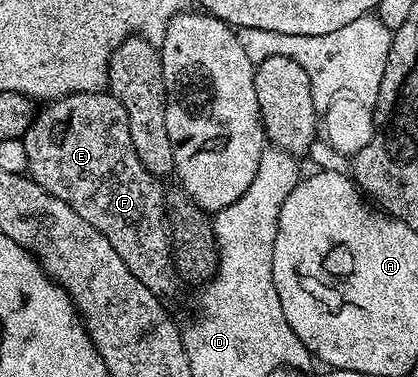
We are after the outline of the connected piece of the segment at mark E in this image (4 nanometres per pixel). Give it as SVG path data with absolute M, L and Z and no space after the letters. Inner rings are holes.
M107 91L67 93L64 97L49 100L45 105L48 106L41 113L39 110L33 116L22 138L24 154L28 160L28 173L33 181L37 181L43 189L50 191L50 195L70 203L70 207L74 207L74 211L78 211L78 215L82 215L82 219L90 223L90 227L97 229L100 225L98 213L102 209L98 209L98 197L100 197L98 193L100 193L100 183L104 185L104 181L110 179L110 175L106 177L108 169L138 171L140 179L146 177L148 181L150 176L150 179L154 179L154 183L162 183L161 178L146 171L146 167L142 167L142 159L138 159L138 151L134 151L134 143L130 139L130 123L126 115L126 107L122 107L122 103L118 103L118 99L114 99L111 93Z

